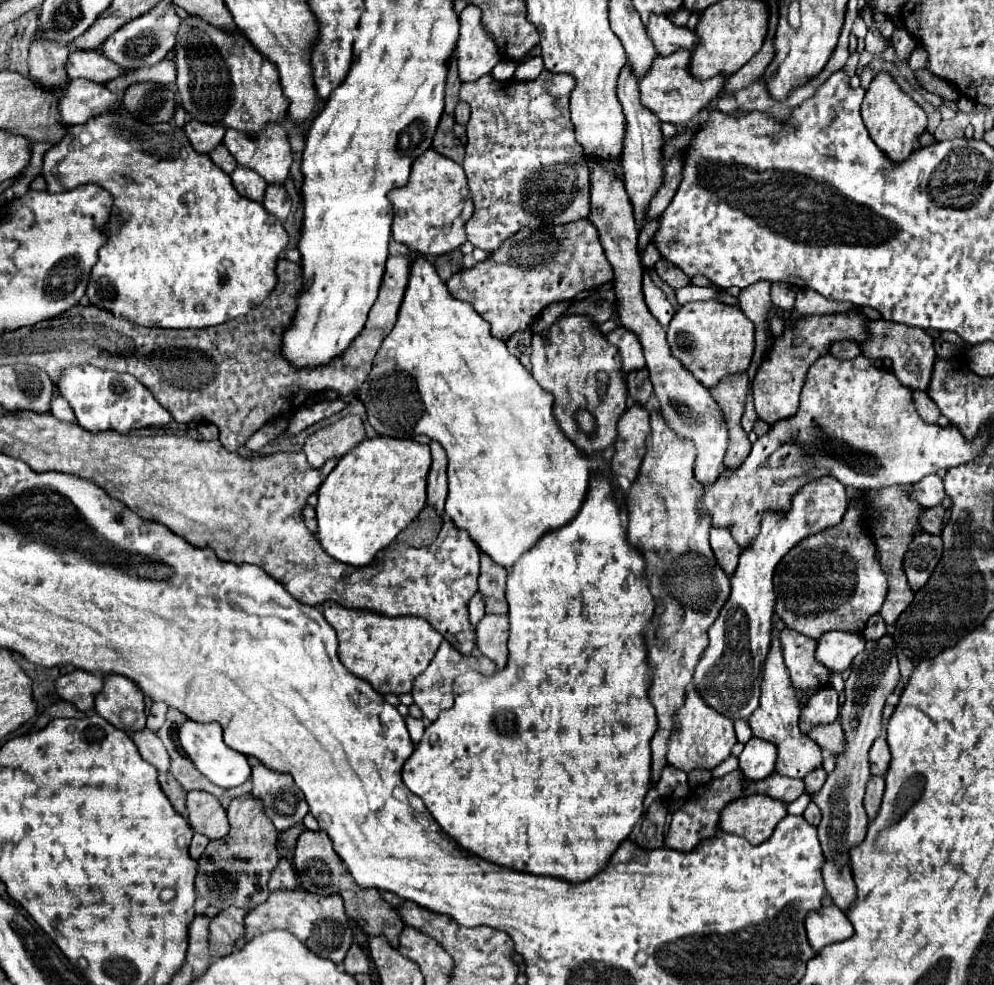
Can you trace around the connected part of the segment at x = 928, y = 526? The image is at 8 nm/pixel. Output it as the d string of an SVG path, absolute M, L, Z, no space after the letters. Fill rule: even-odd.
M941 505L925 509L919 515L919 525L921 525L921 529L925 529L931 535L939 535L941 533L941 525L943 525L943 517L945 517L945 509Z

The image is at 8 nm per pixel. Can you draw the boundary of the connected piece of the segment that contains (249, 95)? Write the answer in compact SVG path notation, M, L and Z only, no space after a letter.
M189 17L179 27L175 65L181 105L201 123L259 133L267 123L281 123L287 117L289 99L281 91L277 67L243 35L227 35L199 17Z

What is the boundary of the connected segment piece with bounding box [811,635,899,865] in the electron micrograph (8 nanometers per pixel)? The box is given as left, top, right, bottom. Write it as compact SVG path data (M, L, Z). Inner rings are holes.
M885 635L879 641L867 641L865 651L853 659L851 675L845 681L845 703L839 715L839 723L845 735L845 751L835 755L835 769L827 775L823 787L815 795L811 795L811 799L823 813L823 819L817 827L823 855L827 859L833 859L837 865L849 865L849 849L859 845L867 833L869 819L863 809L865 785L871 779L867 753L873 745L873 739L879 735L885 699L893 693L897 681L899 667L893 651L893 639Z

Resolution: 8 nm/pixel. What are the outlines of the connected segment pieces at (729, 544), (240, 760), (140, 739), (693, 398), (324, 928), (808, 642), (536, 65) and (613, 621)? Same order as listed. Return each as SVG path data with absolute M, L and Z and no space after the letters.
M713 527L709 533L709 539L711 539L711 549L717 557L717 563L723 567L727 575L733 575L739 555L741 555L741 547L735 543L735 539L731 537L727 529Z
M187 719L185 723L181 723L177 727L177 739L179 739L179 745L185 751L185 755L193 761L193 765L201 771L201 775L205 775L211 783L215 783L223 789L231 789L231 787L243 785L251 777L251 765L249 765L247 757L223 743L219 723L205 725L205 723Z
M145 727L145 729L137 731L137 733L133 733L131 739L135 741L135 745L137 745L137 749L139 749L139 753L141 753L141 757L145 761L155 765L157 771L163 771L163 773L169 771L171 759L167 755L163 743L159 741L159 737L153 731L147 731L147 727Z
M591 165L591 213L589 221L595 225L599 231L601 245L605 249L605 255L613 267L615 279L613 279L613 289L617 297L617 313L621 319L621 325L633 331L643 347L645 361L647 361L647 371L651 377L651 383L655 387L655 395L661 403L661 413L667 421L667 425L681 437L691 439L697 449L695 457L695 479L699 483L711 483L719 477L723 457L729 445L727 437L727 425L723 419L723 413L719 411L719 405L713 401L711 393L707 387L703 387L677 359L673 359L669 345L667 345L667 333L659 325L659 321L647 311L643 291L641 291L641 279L643 279L643 267L637 251L637 237L639 237L639 227L633 217L633 207L629 201L629 195L623 187L623 181L603 169L601 165Z
M303 889L273 891L265 903L261 903L253 911L249 911L245 917L245 933L235 943L237 949L241 949L251 937L265 933L265 931L271 931L271 929L285 929L285 931L293 933L315 955L331 959L337 965L343 963L345 953L353 941L353 931L351 931L349 919L343 909L343 899L339 899L339 895L321 897L321 895L303 891Z
M785 627L779 633L779 641L785 665L791 673L791 681L795 687L799 687L805 695L815 695L821 687L829 685L831 671L815 659L813 639Z
M531 57L531 59L517 65L515 79L517 81L531 81L531 79L539 77L541 71L543 71L543 59L541 57Z
M593 477L591 479L591 485L589 485L589 493L587 493L587 499L579 511L579 515L567 523L565 527L557 529L557 531L551 531L547 535L543 535L537 545L533 549L529 549L527 553L521 555L521 559L509 569L509 579L507 579L507 601L509 601L509 621L511 621L511 633L509 633L509 661L505 665L505 669L493 673L493 675L481 675L481 673L475 673L475 671L467 671L463 675L459 675L455 681L453 681L453 695L455 695L455 705L447 711L441 711L439 717L425 729L425 735L423 739L419 741L419 745L415 747L415 753L407 759L405 767L403 767L403 783L417 795L423 799L427 811L435 817L435 821L443 827L443 831L455 839L455 843L459 843L465 851L477 855L477 857L483 857L491 863L497 863L501 867L509 867L509 869L515 869L515 871L521 871L521 873L531 873L531 875L545 875L545 877L555 877L555 879L563 879L563 881L569 881L569 883L581 883L581 881L587 881L591 879L593 875L597 875L599 871L605 869L605 865L609 863L611 855L615 853L615 849L619 847L619 843L623 843L625 839L629 839L629 833L633 831L635 823L641 821L643 813L645 813L645 807L643 807L643 801L645 801L645 795L651 787L651 737L653 737L653 731L657 729L657 717L655 717L655 707L651 705L649 701L649 679L651 679L651 669L647 665L647 645L645 645L645 639L643 639L643 631L645 629L651 629L653 627L653 619L655 619L655 601L653 601L653 595L649 593L649 581L645 579L645 559L639 555L639 551L635 551L633 547L629 547L627 543L627 529L623 527L623 515L619 511L619 505L613 497L613 485L603 479L603 477Z

